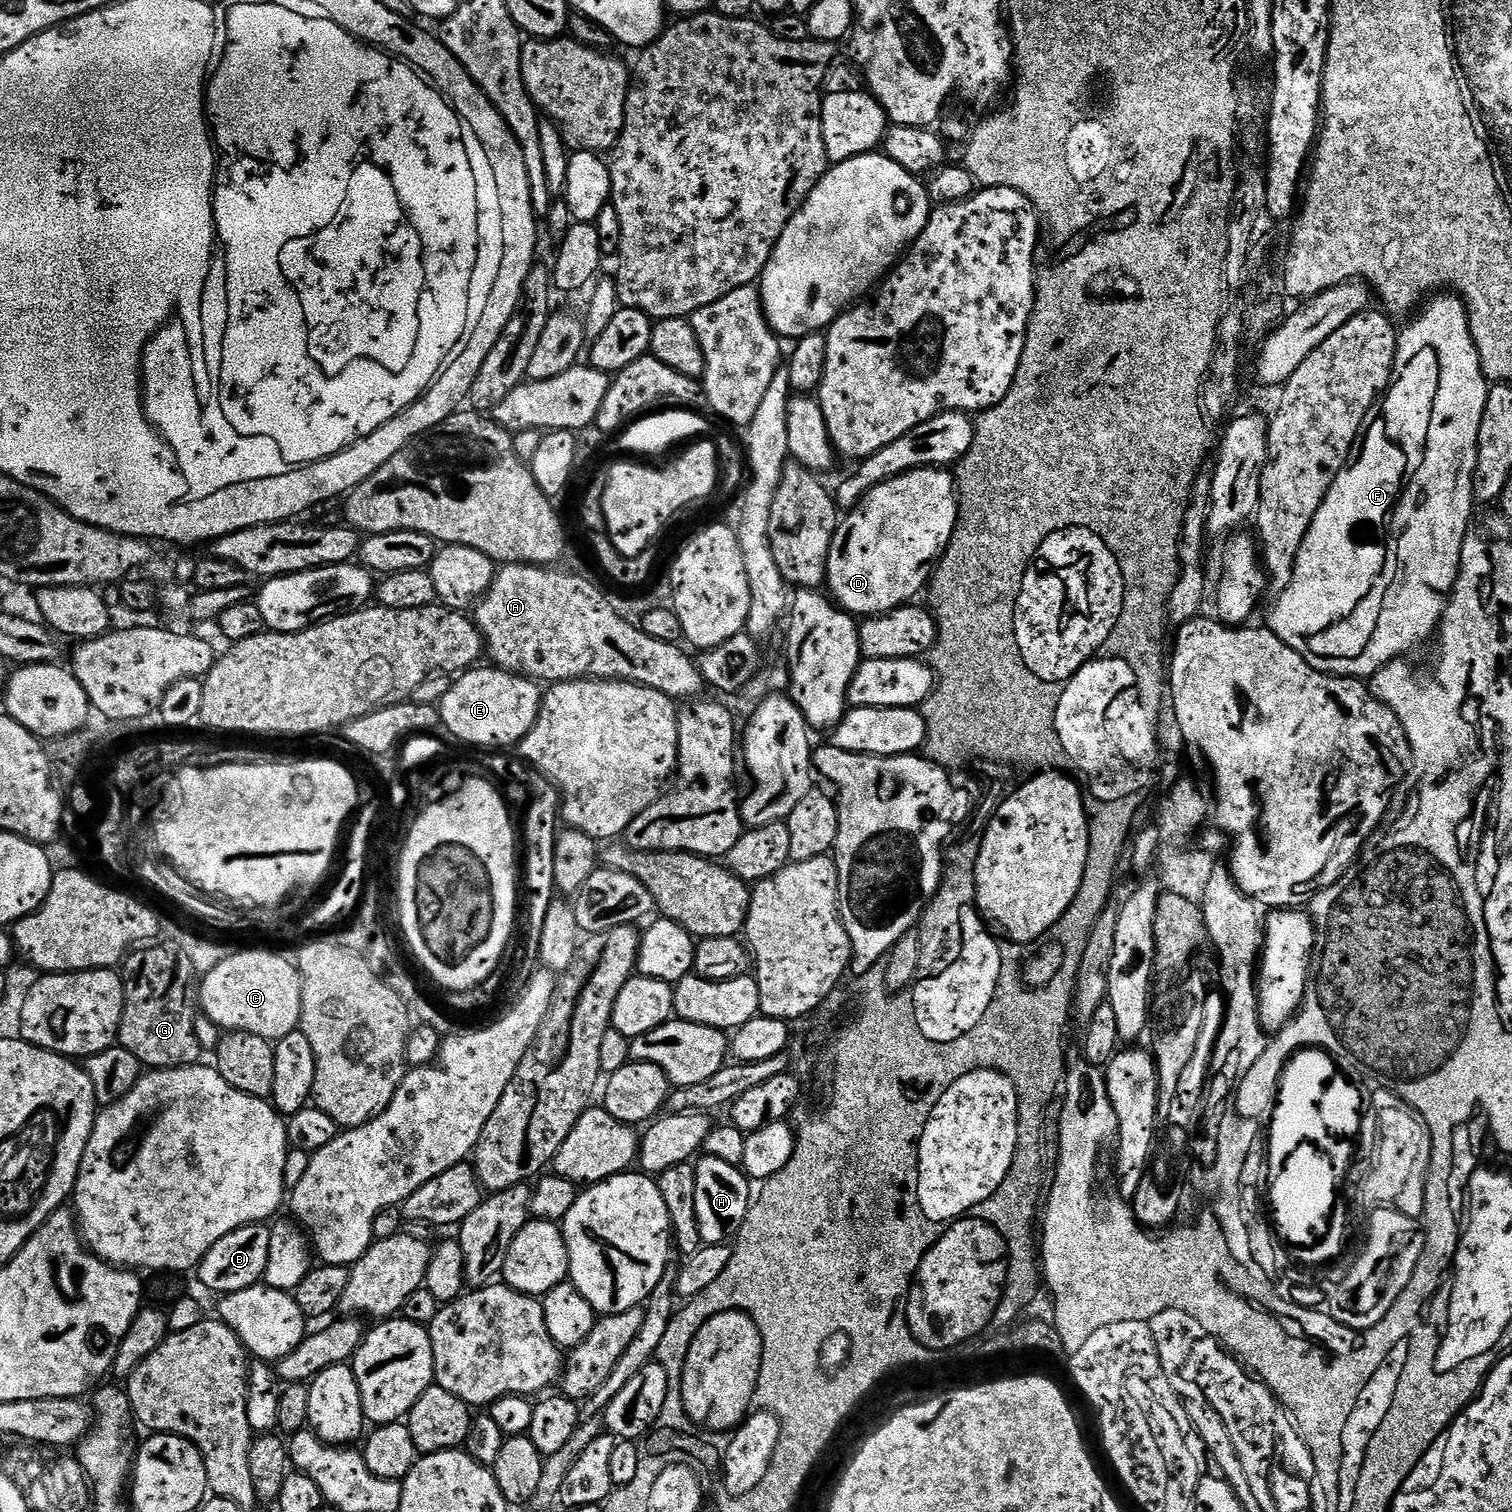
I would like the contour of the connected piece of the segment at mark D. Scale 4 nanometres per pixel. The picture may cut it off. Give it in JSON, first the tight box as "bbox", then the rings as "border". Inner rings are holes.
{"bbox":[826,467,959,618],"border":[[[943,467],[914,468],[870,489],[832,532],[826,577],[831,599],[856,618],[882,616],[915,601],[954,534],[959,509],[953,473]]]}

